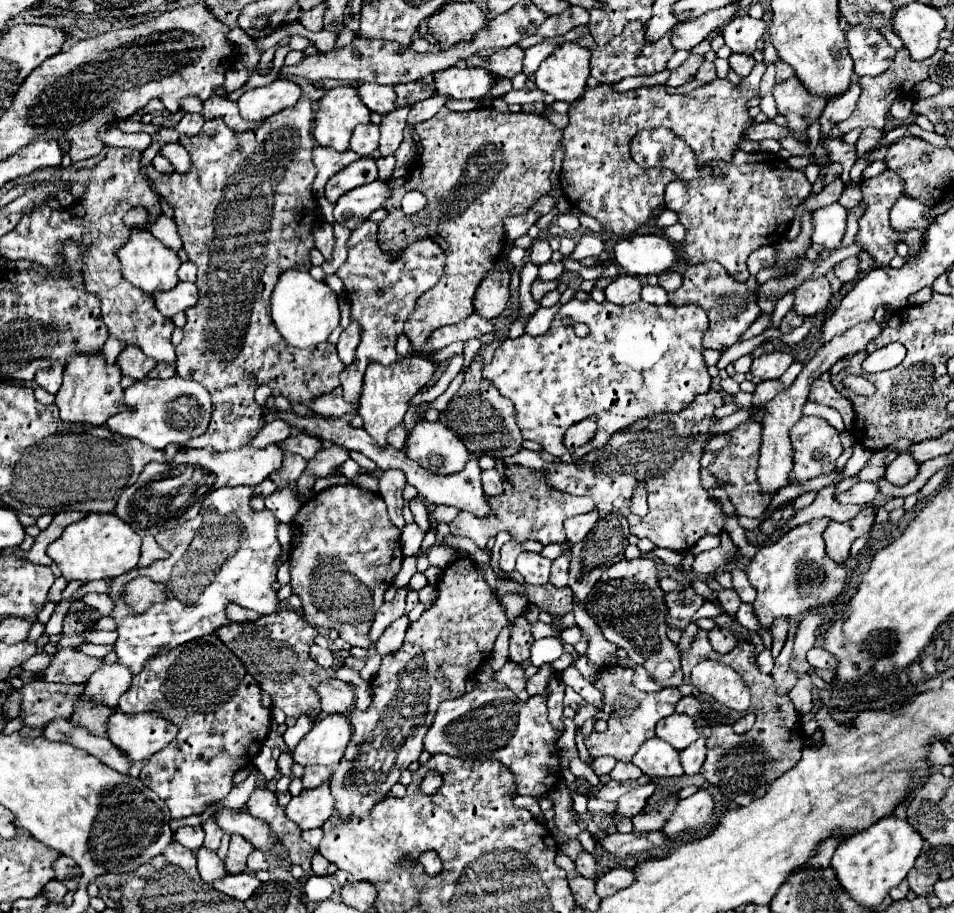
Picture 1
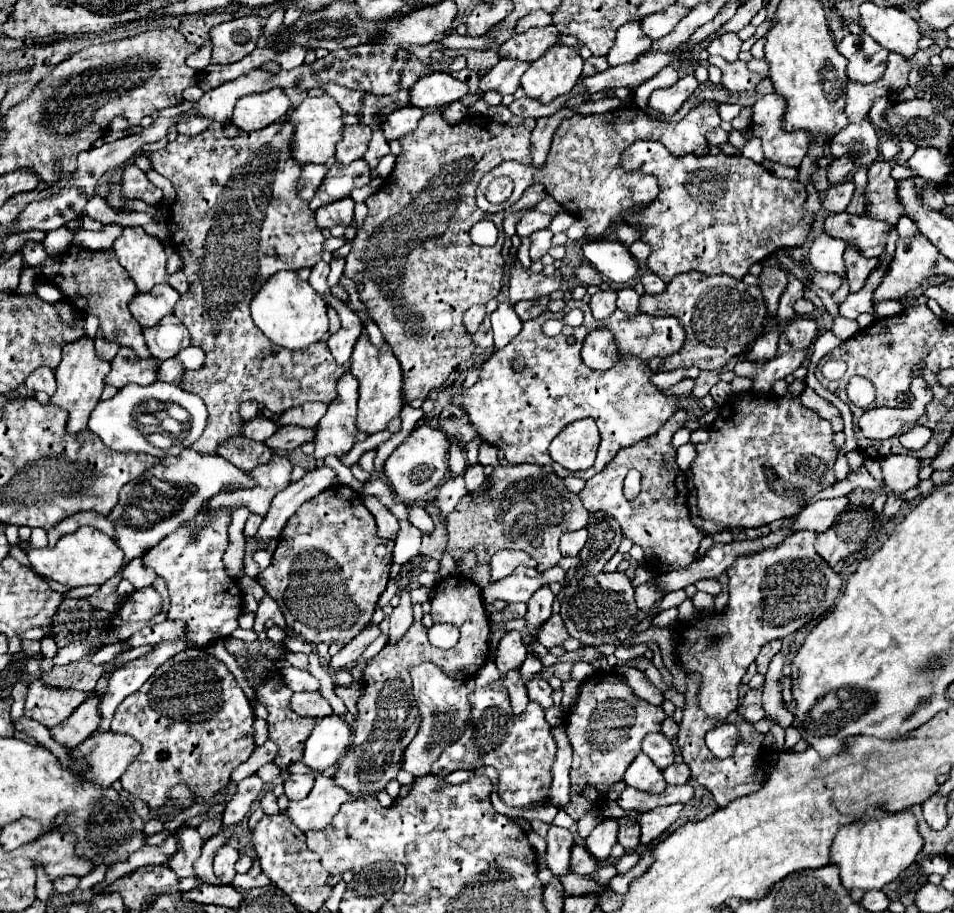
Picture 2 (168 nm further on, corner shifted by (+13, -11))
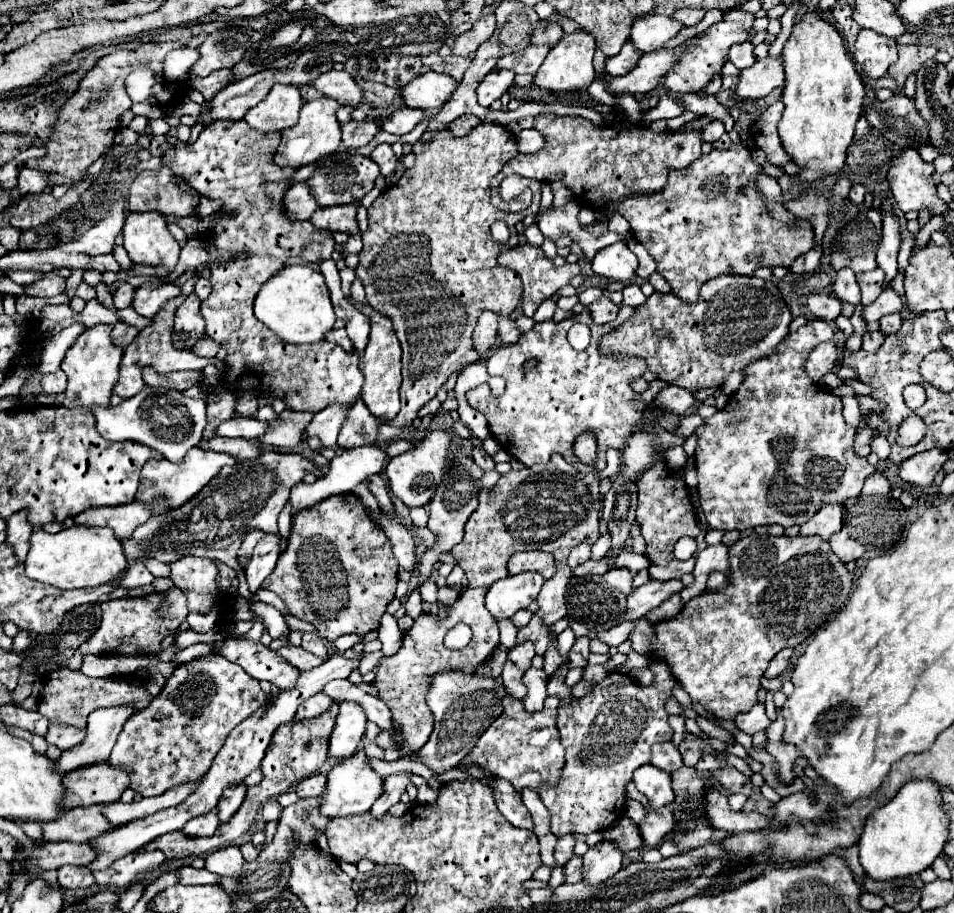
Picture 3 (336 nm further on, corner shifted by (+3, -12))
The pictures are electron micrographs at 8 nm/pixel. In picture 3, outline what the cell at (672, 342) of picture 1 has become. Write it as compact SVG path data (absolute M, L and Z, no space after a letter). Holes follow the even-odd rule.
M621 306L619 316L611 324L599 326L585 308L583 314L559 324L551 320L537 322L535 328L519 338L519 342L497 348L487 360L487 372L489 376L505 378L507 386L503 396L493 396L485 382L467 392L467 402L487 418L493 438L505 452L525 466L547 462L551 454L557 452L583 474L606 467L607 446L623 448L631 432L643 422L643 400L641 394L631 390L629 378L641 376L647 370L647 364L641 358L603 356L599 352L599 338L619 328L633 312L631 306ZM573 322L591 328L591 344L583 352L573 350L567 342L567 332ZM529 360L535 360L535 366L525 370L525 362ZM583 432L593 432L597 438L597 460L593 464L583 464L573 454L573 444Z

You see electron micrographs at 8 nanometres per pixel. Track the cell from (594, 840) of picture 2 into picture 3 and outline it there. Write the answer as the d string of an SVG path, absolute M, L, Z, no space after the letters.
M601 842L595 848L589 848L583 856L583 882L591 886L603 884L621 870L621 860L623 854L615 848L615 844Z

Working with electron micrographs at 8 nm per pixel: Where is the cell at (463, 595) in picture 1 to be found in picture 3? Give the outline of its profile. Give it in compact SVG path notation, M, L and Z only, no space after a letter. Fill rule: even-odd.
M485 586L465 590L461 594L461 598L449 608L449 616L445 620L435 618L435 622L419 624L419 618L417 618L413 628L405 632L401 648L393 656L381 658L377 676L375 676L375 686L379 688L379 698L393 710L395 724L399 724L397 728L401 730L401 734L405 738L405 746L403 748L399 746L403 756L407 756L409 750L421 748L433 732L433 718L431 718L433 714L425 702L431 678L443 670L461 670L465 674L473 674L475 668L479 664L483 664L491 656L491 652L499 646L497 620L485 608L485 594L487 594ZM459 622L469 624L469 628L473 630L473 638L465 648L449 650L443 646L445 632Z

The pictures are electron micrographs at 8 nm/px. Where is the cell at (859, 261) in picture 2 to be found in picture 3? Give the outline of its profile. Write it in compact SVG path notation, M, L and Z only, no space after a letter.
M875 268L871 272L863 272L863 274L857 274L857 282L861 286L861 294L863 294L863 306L867 304L873 304L875 298L881 294L881 284L885 280L885 274L883 270Z

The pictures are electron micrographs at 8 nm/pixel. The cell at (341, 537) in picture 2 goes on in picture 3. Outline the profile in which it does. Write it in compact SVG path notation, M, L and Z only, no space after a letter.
M341 494L329 496L315 504L315 508L307 508L293 516L287 548L279 556L271 576L263 580L263 588L275 592L293 616L311 622L321 638L333 642L343 634L367 634L379 628L379 620L395 594L397 570L399 566L385 532L367 516L357 496Z

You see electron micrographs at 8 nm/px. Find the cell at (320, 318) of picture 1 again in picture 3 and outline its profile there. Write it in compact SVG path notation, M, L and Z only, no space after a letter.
M285 266L269 278L255 296L255 316L269 326L281 340L293 344L311 344L325 338L335 324L335 312L323 274L311 266Z

